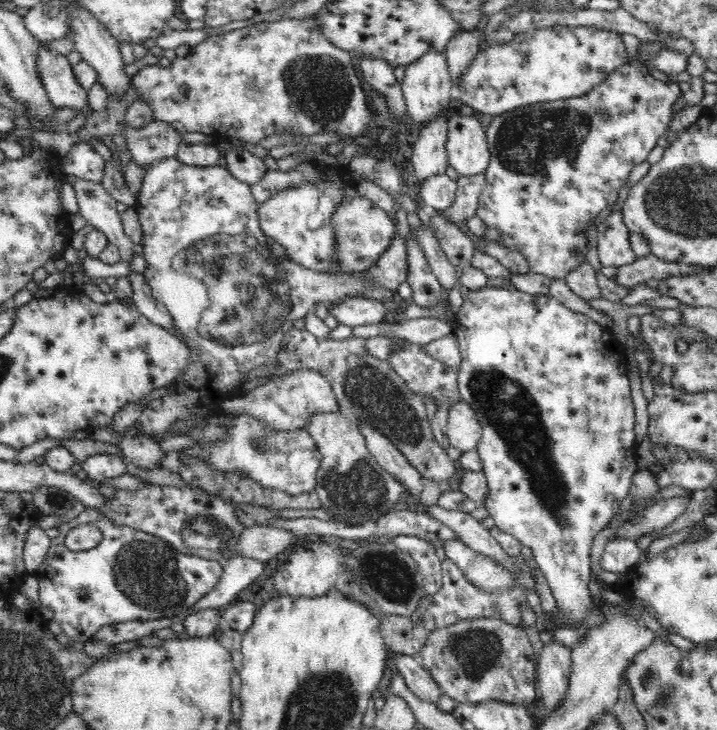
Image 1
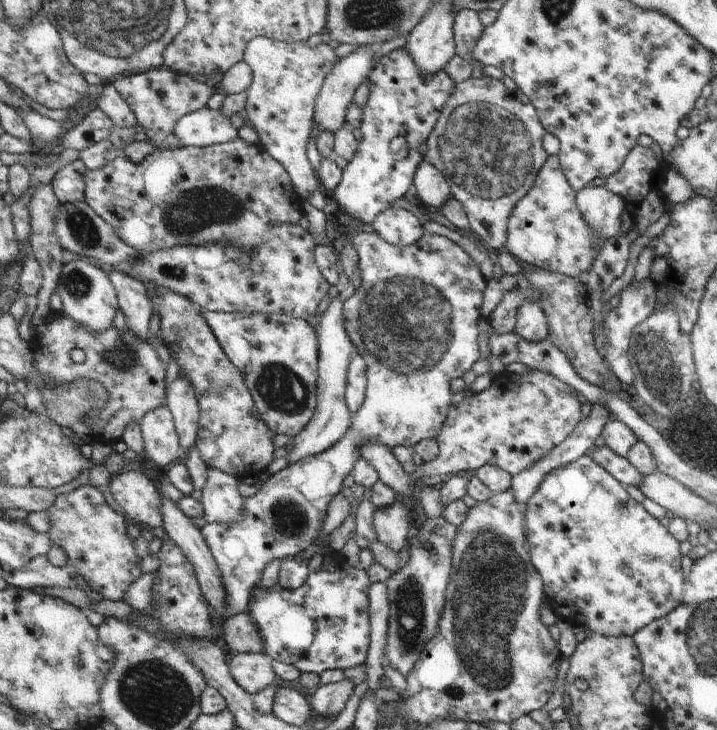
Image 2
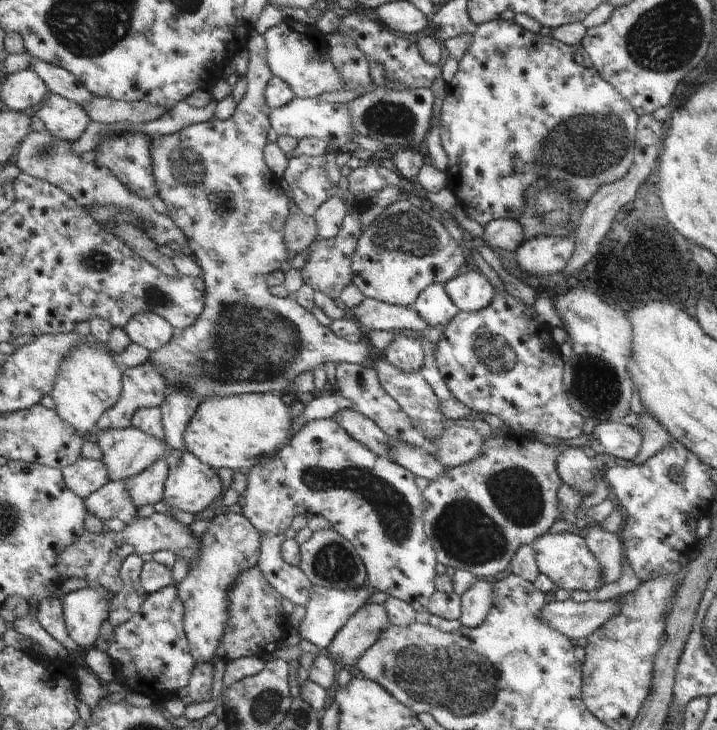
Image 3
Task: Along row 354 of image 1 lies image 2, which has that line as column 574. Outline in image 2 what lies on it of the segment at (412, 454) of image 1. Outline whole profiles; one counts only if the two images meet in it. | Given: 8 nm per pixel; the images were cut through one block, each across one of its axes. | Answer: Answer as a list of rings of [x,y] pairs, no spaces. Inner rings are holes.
[[[521,264],[521,272],[525,274],[525,280],[537,288],[541,292],[541,304],[539,308],[545,312],[547,318],[547,342],[551,342],[559,352],[563,352],[563,356],[569,360],[573,372],[593,384],[593,386],[601,386],[605,382],[605,378],[611,380],[605,364],[603,364],[603,356],[595,350],[593,344],[593,320],[591,320],[591,300],[589,300],[589,292],[585,286],[579,284],[577,278],[569,278],[565,274],[553,274],[547,270],[539,270],[539,268],[531,268]]]

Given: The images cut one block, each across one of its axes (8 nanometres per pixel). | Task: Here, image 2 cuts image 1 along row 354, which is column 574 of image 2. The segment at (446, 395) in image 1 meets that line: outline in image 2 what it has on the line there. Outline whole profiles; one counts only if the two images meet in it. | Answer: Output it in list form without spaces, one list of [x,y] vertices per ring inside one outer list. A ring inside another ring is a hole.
[[[539,370],[525,374],[501,372],[491,380],[487,390],[451,406],[449,420],[439,438],[441,454],[435,462],[423,462],[423,466],[419,466],[413,474],[413,486],[425,476],[455,476],[459,472],[477,472],[483,466],[501,468],[511,478],[523,474],[573,434],[575,426],[583,420],[579,412],[581,404],[579,394],[553,374]]]

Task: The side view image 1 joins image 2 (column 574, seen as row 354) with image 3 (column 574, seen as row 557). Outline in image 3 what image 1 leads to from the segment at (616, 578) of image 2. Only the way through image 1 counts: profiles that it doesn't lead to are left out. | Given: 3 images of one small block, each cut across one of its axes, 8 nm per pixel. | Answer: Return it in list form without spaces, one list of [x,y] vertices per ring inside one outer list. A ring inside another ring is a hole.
[[[545,532],[539,538],[535,538],[535,544],[531,546],[535,552],[533,556],[535,556],[539,572],[545,574],[555,584],[555,590],[563,588],[569,594],[573,590],[583,590],[587,594],[593,594],[603,586],[603,568],[599,560],[595,558],[595,554],[589,550],[585,538],[577,534],[569,534],[569,532],[563,532],[563,534]]]

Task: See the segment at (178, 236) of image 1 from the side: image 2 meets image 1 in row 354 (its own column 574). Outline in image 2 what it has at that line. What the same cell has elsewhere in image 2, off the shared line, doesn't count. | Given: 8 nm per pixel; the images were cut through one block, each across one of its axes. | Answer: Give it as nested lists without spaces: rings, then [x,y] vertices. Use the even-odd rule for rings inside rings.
[[[547,156],[541,166],[541,174],[535,176],[537,186],[533,186],[533,190],[529,190],[525,198],[517,202],[517,210],[513,210],[513,218],[509,218],[511,236],[509,246],[503,246],[503,250],[507,250],[517,264],[577,278],[591,268],[591,262],[597,256],[589,246],[589,228],[579,216],[575,202],[577,192],[563,176],[557,156]]]

